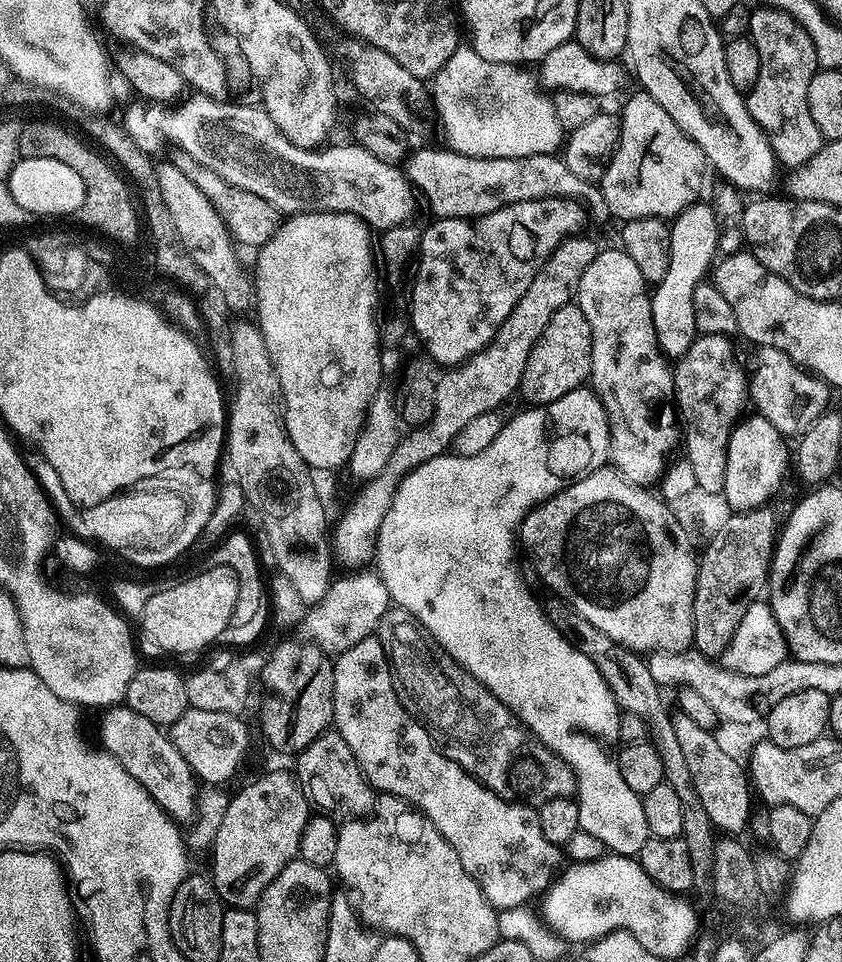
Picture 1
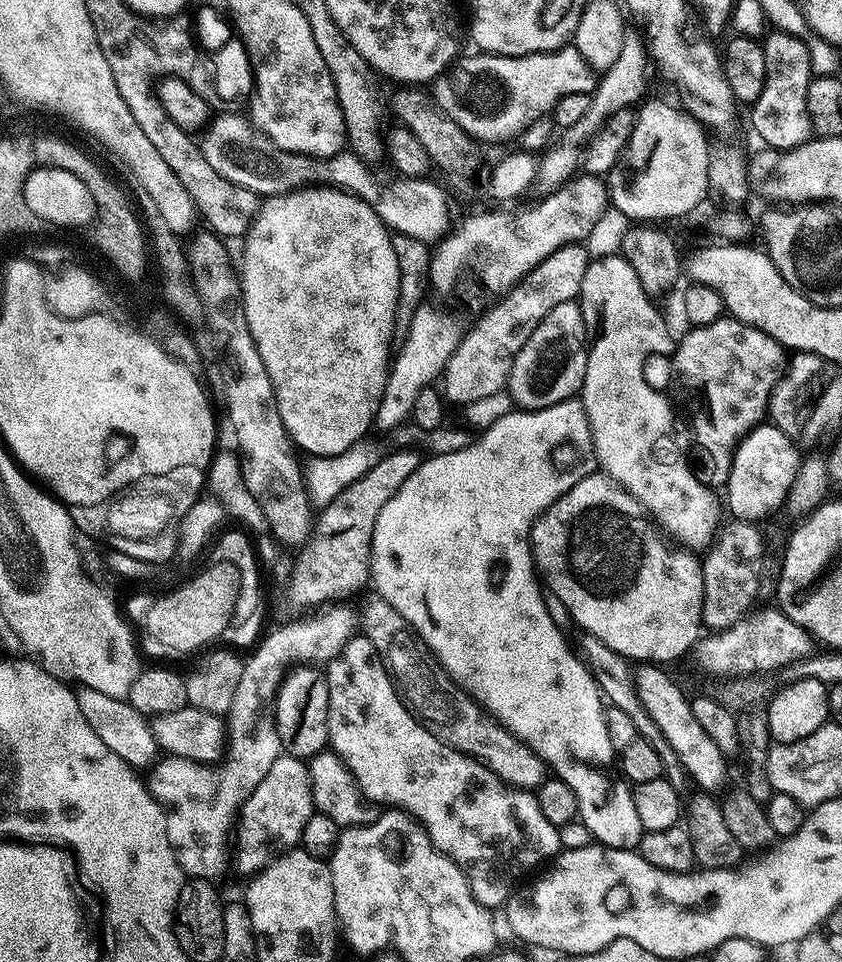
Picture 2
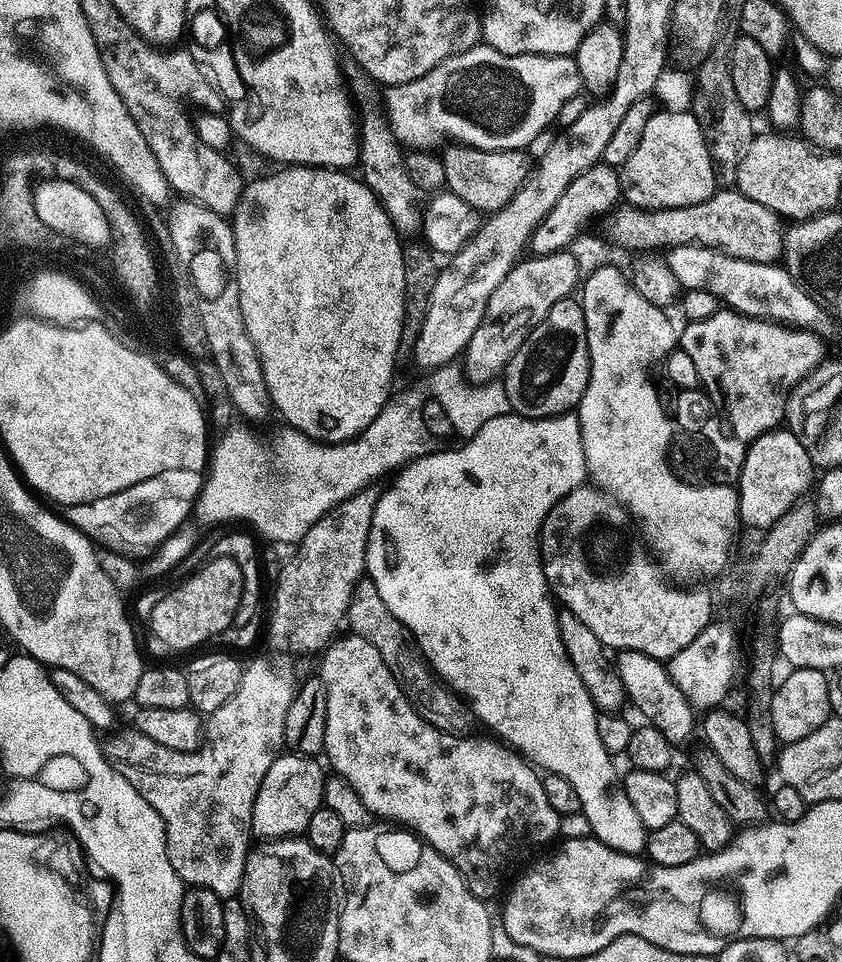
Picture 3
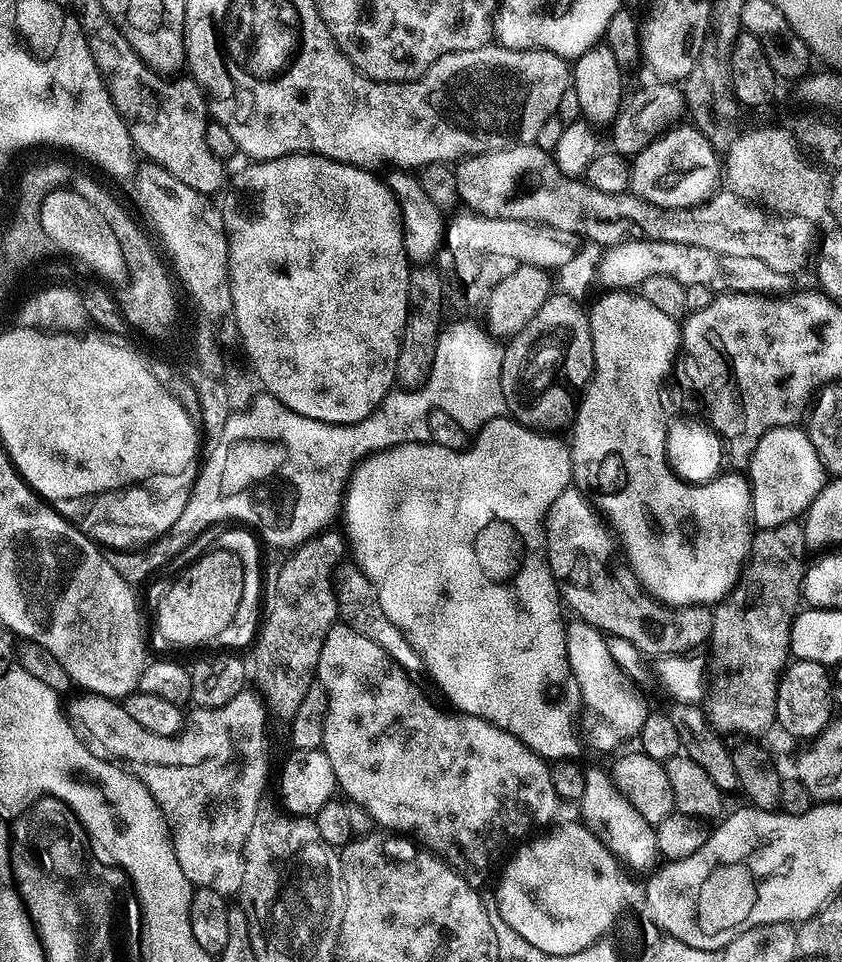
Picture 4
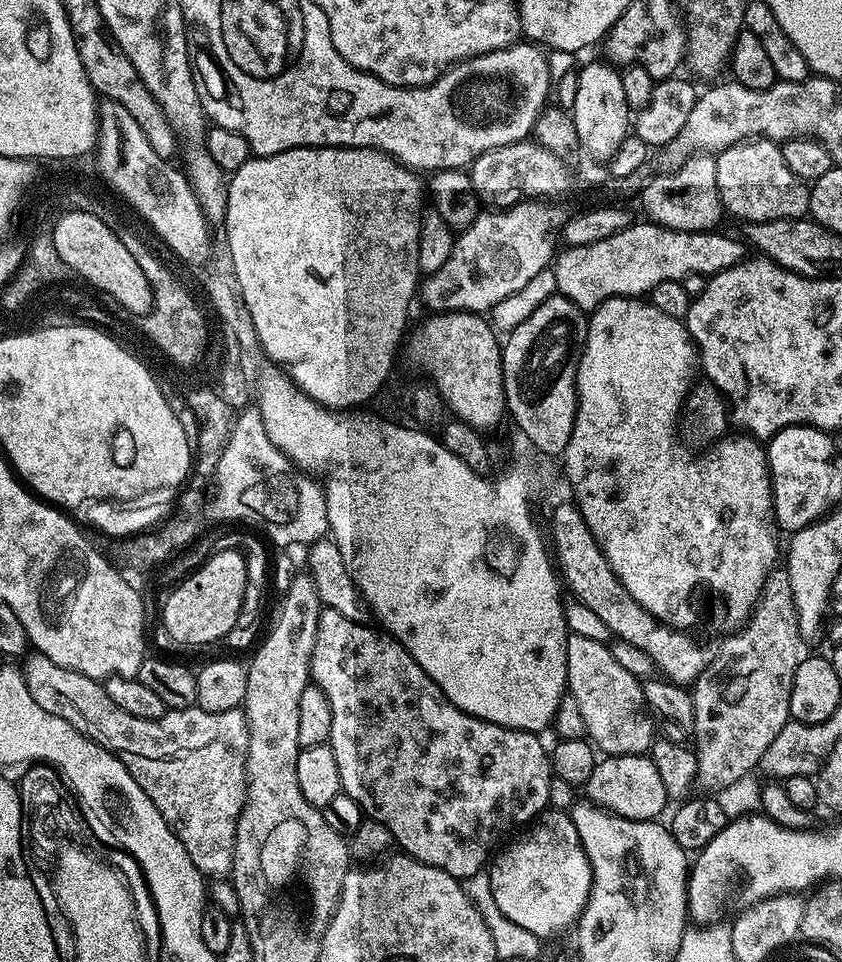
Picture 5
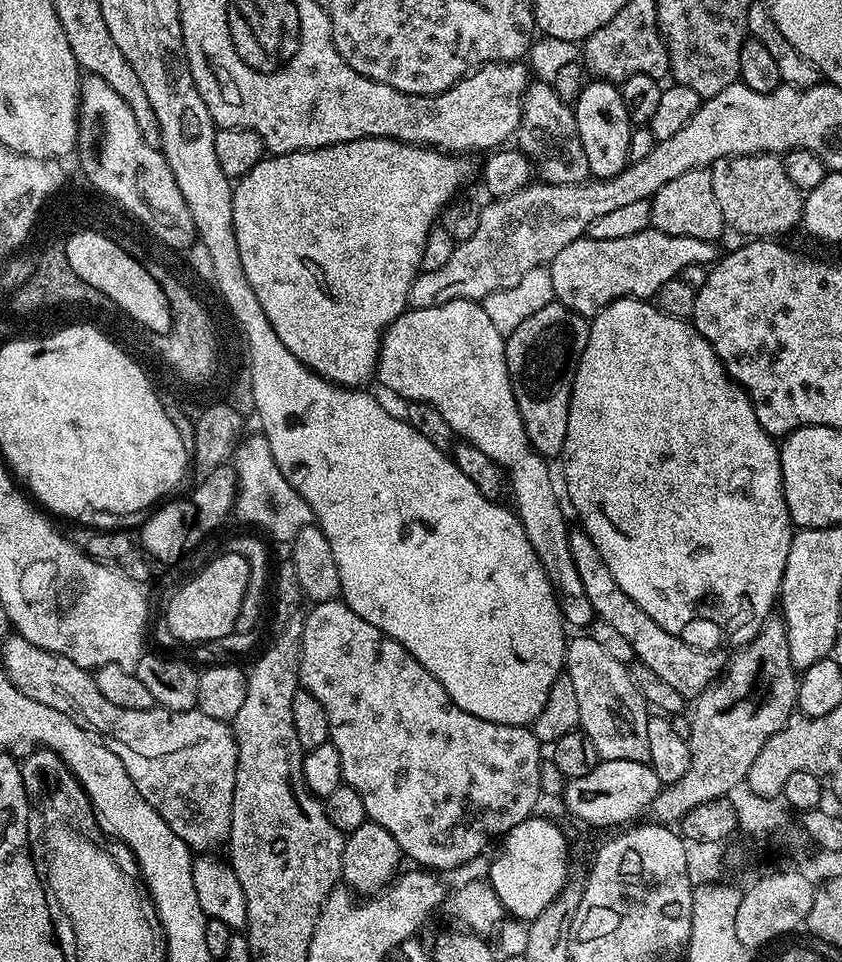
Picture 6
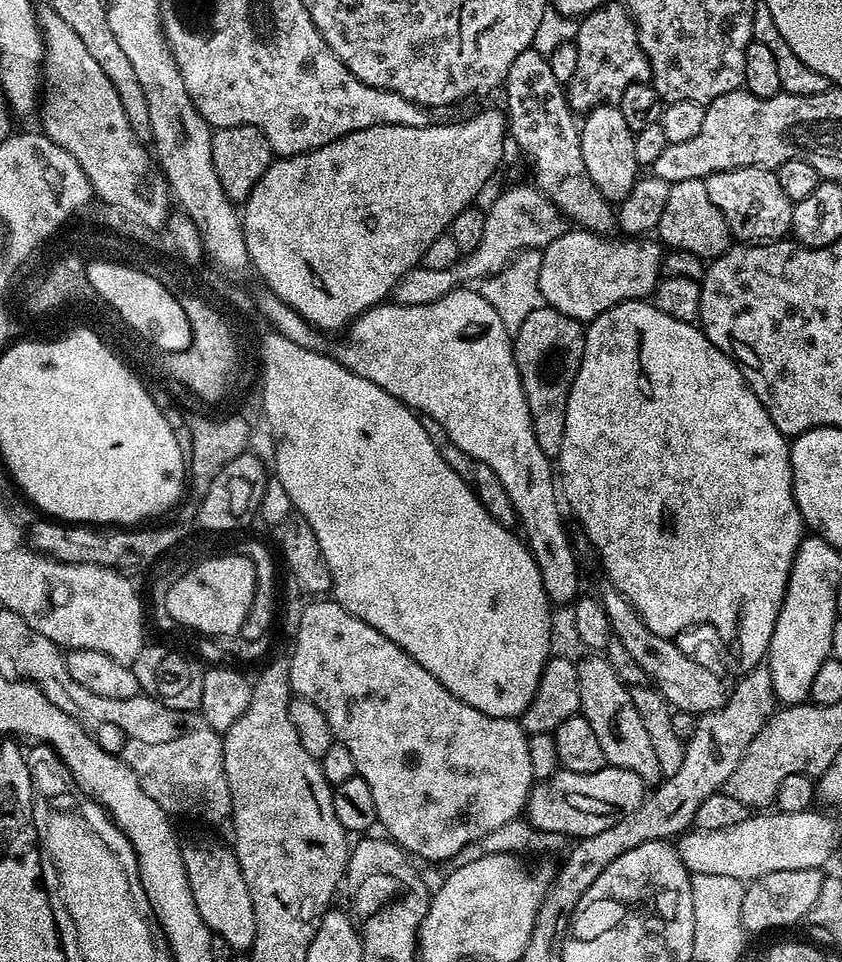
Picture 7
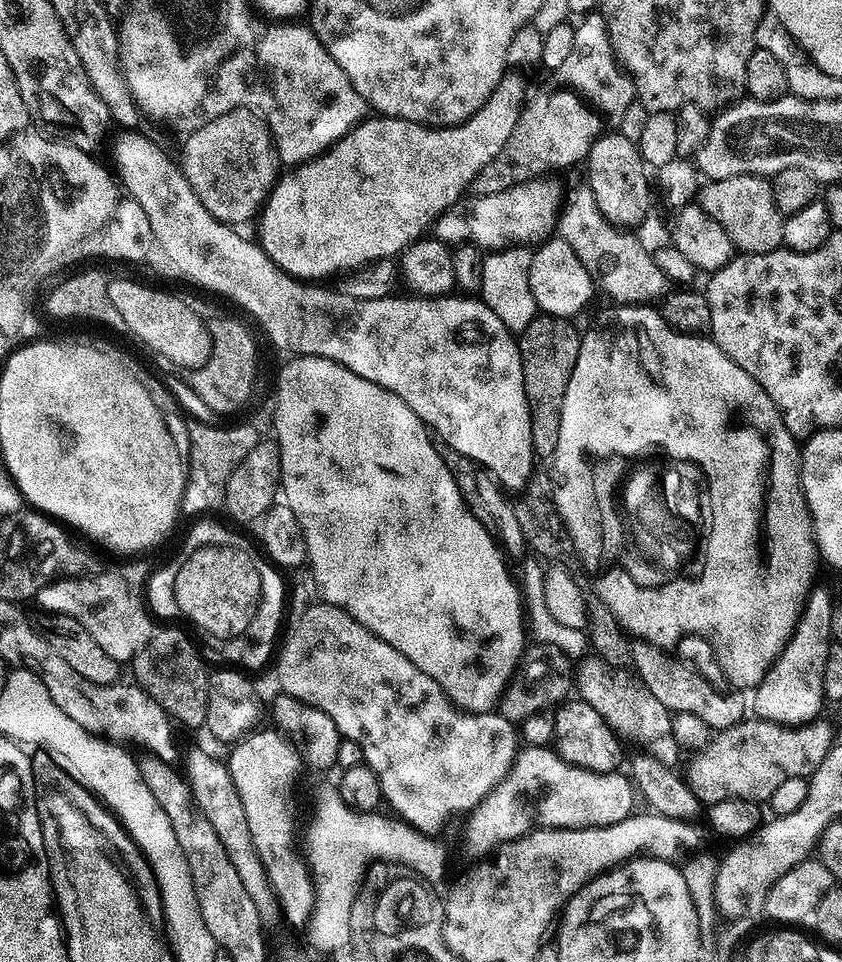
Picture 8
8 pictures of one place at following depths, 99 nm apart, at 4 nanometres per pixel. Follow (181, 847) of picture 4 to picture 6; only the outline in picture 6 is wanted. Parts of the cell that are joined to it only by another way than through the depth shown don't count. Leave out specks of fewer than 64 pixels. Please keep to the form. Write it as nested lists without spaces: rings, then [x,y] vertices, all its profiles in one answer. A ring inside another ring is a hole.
[[[9,635],[3,641],[4,664],[2,671],[8,675],[10,682],[26,698],[40,700],[42,706],[50,706],[62,714],[66,714],[90,738],[94,738],[110,754],[114,754],[122,762],[122,766],[130,774],[138,794],[158,810],[158,814],[186,842],[186,846],[196,854],[208,854],[216,847],[223,845],[232,829],[232,803],[234,802],[234,782],[236,781],[236,734],[225,721],[210,718],[198,710],[190,712],[172,712],[169,708],[159,706],[150,710],[126,710],[122,706],[114,706],[98,691],[93,673],[89,669],[70,662],[70,658],[59,656],[56,652],[42,650],[34,646],[25,636]]]

